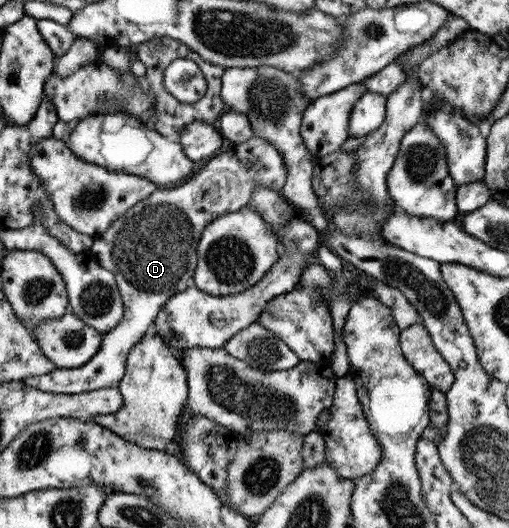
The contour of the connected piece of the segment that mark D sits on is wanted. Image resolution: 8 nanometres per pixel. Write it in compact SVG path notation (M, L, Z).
M252 137L243 141L242 143L237 144L227 144L222 151L210 158L210 160L202 166L191 178L188 178L183 184L176 188L154 190L146 199L139 201L136 205L133 205L128 211L125 211L116 221L113 221L104 231L104 233L99 234L96 237L93 237L92 245L89 249L96 261L104 268L112 273L113 278L115 279L115 284L117 285L122 303L123 303L123 316L121 320L112 328L109 329L106 333L102 333L100 345L98 351L94 356L91 357L84 365L72 369L64 368L54 368L50 373L45 373L44 375L38 375L34 377L27 377L23 380L23 385L26 385L26 388L33 387L34 389L44 390L46 393L63 393L63 394L79 394L82 392L94 391L102 388L110 388L110 383L114 381L119 381L119 379L124 375L125 370L125 355L128 355L129 349L132 349L132 346L137 343L137 341L149 330L151 330L151 323L155 321L158 310L160 306L170 297L172 297L176 292L182 291L186 288L186 281L191 279L192 272L196 267L196 244L200 240L200 235L204 226L215 217L222 216L226 213L232 213L238 211L242 206L246 206L248 200L251 196L252 188L258 184L263 185L267 188L272 188L277 192L280 191L283 183L285 182L285 167L283 166L283 161L281 155L278 153L278 150L261 137Z

